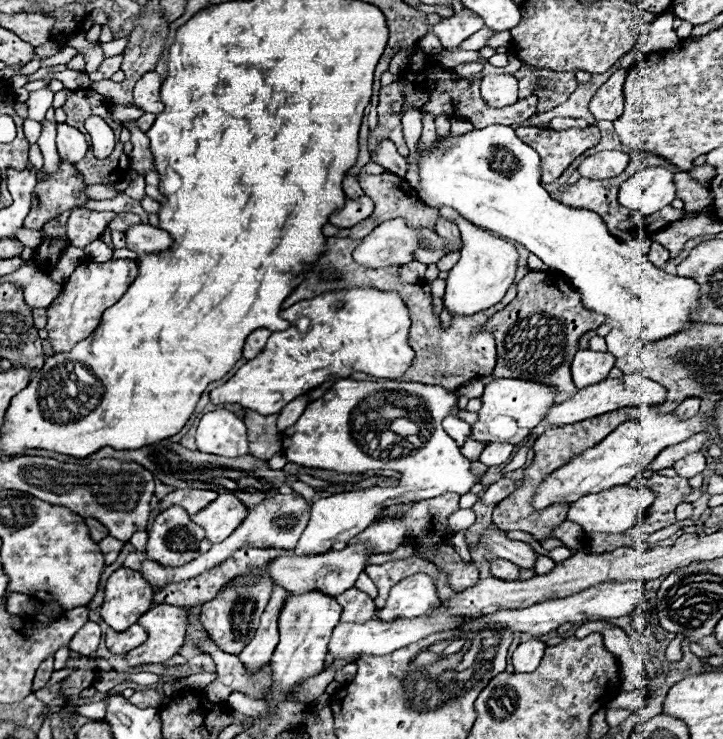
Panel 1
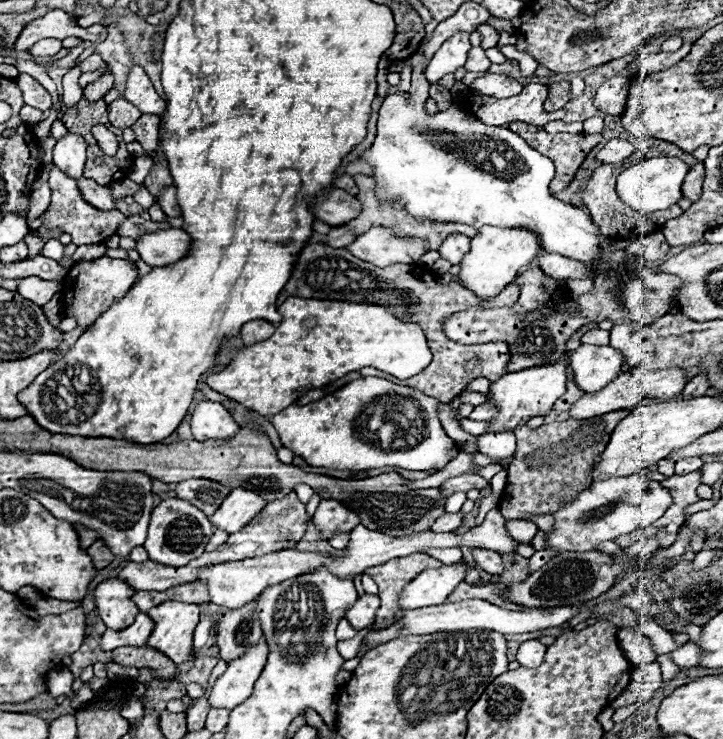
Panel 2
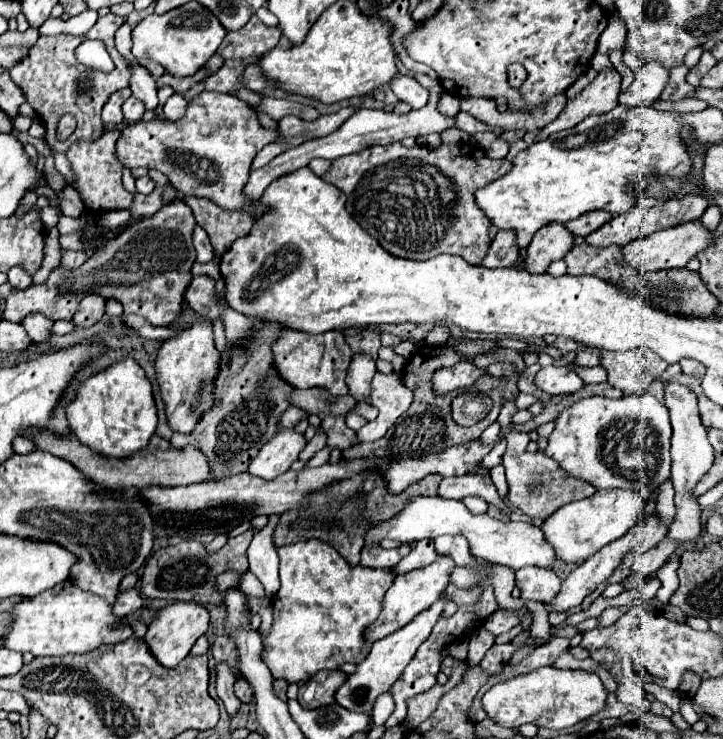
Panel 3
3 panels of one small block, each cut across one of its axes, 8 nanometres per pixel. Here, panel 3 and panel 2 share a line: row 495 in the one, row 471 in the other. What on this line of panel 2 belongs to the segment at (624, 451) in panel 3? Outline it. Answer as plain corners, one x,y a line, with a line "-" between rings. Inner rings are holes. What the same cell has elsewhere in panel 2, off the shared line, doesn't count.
644,468
640,474
624,478
602,478
578,492
574,500
562,504
554,512
554,530
546,532
544,548
556,550
556,554
592,552
604,540
616,540
622,534
632,534
656,522
668,510
668,504
672,504
672,494
662,488
660,482
650,480
648,472
650,470

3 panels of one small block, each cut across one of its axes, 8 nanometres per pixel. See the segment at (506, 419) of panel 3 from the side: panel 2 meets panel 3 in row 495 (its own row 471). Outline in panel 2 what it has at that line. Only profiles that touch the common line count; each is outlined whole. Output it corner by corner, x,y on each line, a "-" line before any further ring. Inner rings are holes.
630,410
608,412
588,420
564,420
542,424
532,430
528,424
516,426
518,448
508,466
508,486
500,498
500,512
506,520
522,520
530,514
548,514
560,508
562,498
574,498
580,490
592,484
592,468
602,456
612,430
628,416

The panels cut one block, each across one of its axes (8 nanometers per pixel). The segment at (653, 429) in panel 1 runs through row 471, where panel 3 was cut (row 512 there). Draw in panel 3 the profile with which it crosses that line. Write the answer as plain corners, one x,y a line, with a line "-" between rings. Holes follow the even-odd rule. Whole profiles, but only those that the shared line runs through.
598,490
594,496
562,506
552,518
542,524
544,536
554,546
556,554
564,562
584,562
588,556
624,536
632,526
636,526
644,508
644,498
634,490

